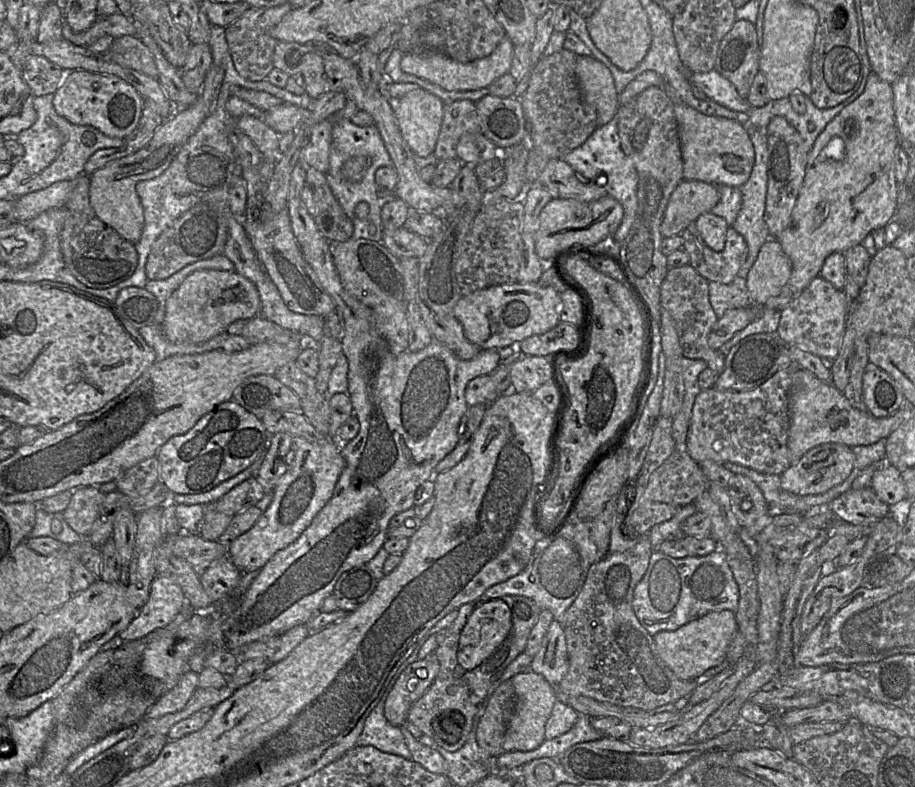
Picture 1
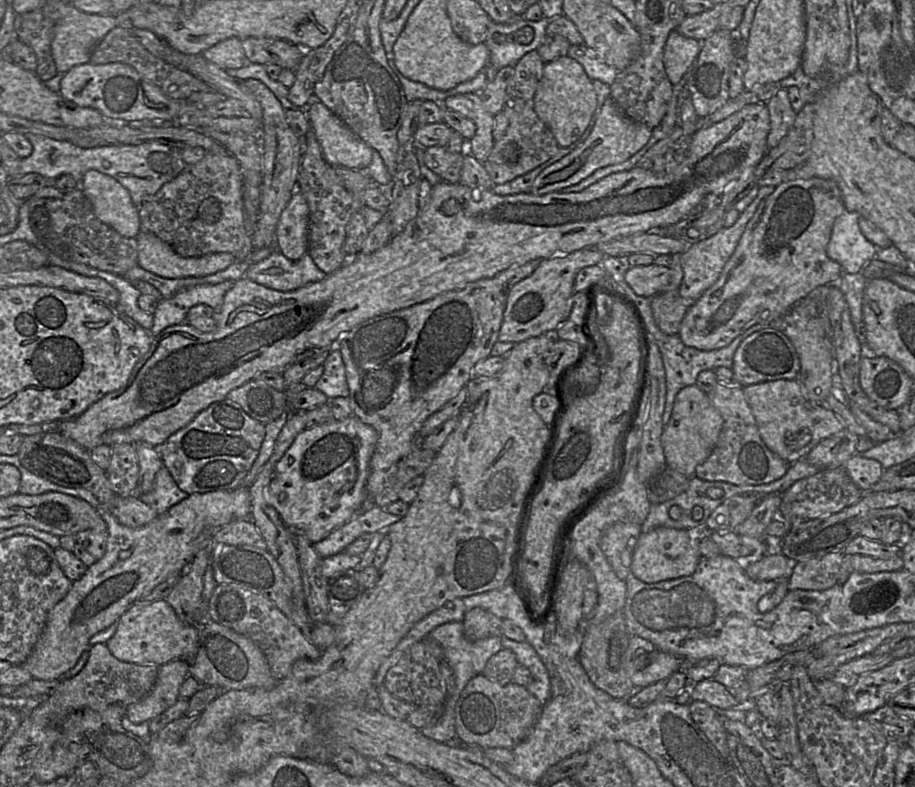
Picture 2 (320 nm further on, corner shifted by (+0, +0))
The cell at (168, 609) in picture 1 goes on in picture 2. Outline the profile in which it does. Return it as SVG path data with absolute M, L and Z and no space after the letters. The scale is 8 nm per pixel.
M165 600L135 602L117 621L115 634L106 642L111 654L120 661L162 666L170 661L193 657L198 649L197 631L181 621Z

